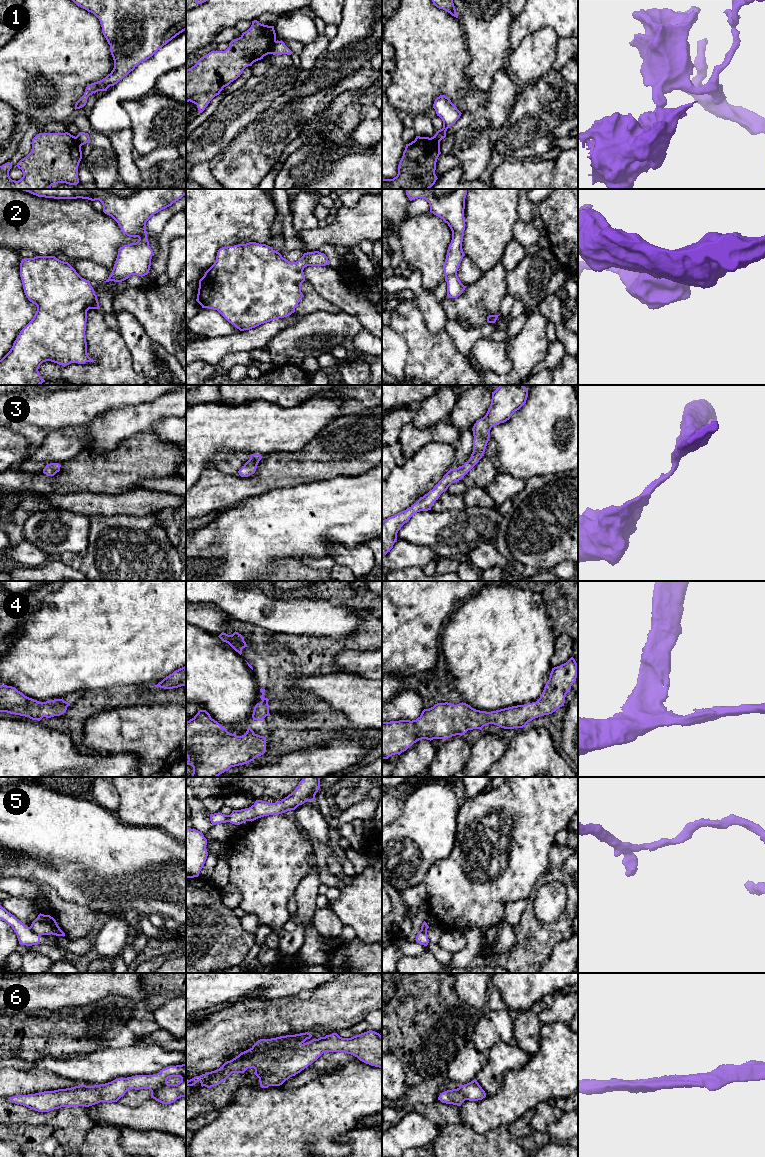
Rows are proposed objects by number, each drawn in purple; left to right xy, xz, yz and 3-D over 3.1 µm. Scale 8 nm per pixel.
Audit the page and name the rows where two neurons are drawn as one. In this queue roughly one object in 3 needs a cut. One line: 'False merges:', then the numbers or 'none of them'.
False merges: 1, 5

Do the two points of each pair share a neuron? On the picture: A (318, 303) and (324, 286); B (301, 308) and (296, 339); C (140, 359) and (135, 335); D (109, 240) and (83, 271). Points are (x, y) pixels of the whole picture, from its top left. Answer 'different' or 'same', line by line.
A: different
B: different
C: same
D: different

